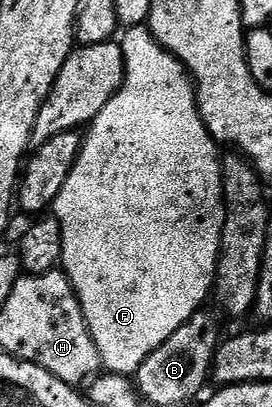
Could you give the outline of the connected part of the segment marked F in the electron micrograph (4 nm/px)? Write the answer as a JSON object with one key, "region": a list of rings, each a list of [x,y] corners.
{"region":[[[143,25],[141,27],[127,27],[124,34],[126,36],[120,39],[120,46],[124,53],[124,61],[126,62],[126,76],[122,78],[122,88],[112,97],[112,101],[108,101],[108,105],[104,105],[104,109],[100,109],[98,116],[94,118],[94,122],[89,124],[88,130],[85,132],[82,140],[82,149],[78,152],[78,160],[74,163],[72,173],[68,173],[68,177],[64,181],[64,189],[60,189],[60,193],[56,197],[52,208],[53,218],[58,220],[60,229],[62,230],[62,261],[60,264],[61,270],[66,272],[66,276],[72,281],[72,285],[76,289],[76,297],[82,306],[82,312],[86,318],[88,329],[92,333],[92,337],[96,341],[96,349],[102,358],[103,368],[107,372],[124,375],[127,377],[137,376],[140,365],[149,355],[156,349],[160,349],[160,345],[164,345],[164,341],[168,341],[168,337],[172,337],[172,333],[176,333],[176,329],[180,329],[180,325],[184,325],[184,321],[188,321],[188,317],[192,317],[203,306],[202,303],[208,299],[208,292],[213,288],[214,275],[218,272],[218,250],[220,249],[220,237],[222,236],[222,216],[224,208],[222,205],[222,164],[220,162],[219,144],[215,143],[214,139],[208,133],[208,129],[204,125],[204,121],[198,112],[198,93],[194,90],[194,81],[190,78],[190,73],[187,71],[186,66],[180,62],[173,55],[171,51],[166,51],[154,40],[154,35],[151,33],[149,26]]]}

